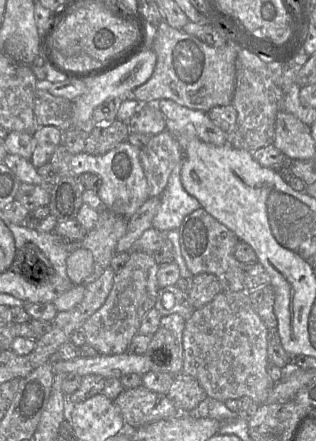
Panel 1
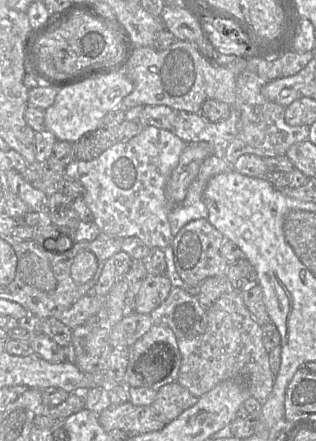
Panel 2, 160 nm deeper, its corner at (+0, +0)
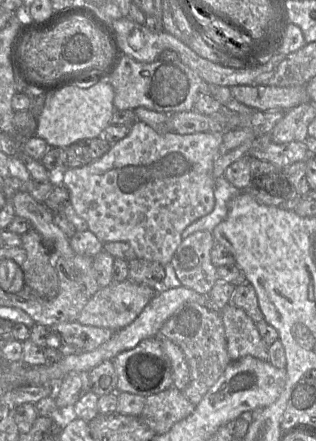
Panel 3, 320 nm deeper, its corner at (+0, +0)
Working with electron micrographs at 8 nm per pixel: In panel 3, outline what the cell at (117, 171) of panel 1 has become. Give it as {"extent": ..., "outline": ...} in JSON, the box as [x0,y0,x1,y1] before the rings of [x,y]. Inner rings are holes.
{"extent":[58,121,223,267],"outline":[[[136,121],[130,129],[129,134],[112,144],[110,150],[96,161],[78,168],[66,168],[58,176],[58,182],[64,185],[70,194],[70,204],[73,206],[78,216],[88,224],[88,229],[103,243],[125,242],[134,250],[136,257],[140,259],[155,261],[163,267],[169,263],[173,254],[182,241],[182,232],[187,226],[203,216],[211,213],[215,206],[214,188],[215,179],[213,177],[213,165],[215,156],[218,154],[222,143],[223,134],[199,132],[194,134],[166,133],[160,134],[142,121]]]}

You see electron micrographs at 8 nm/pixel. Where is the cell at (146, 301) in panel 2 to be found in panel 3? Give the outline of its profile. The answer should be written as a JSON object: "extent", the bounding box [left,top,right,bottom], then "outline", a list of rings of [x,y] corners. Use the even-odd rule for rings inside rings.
{"extent":[77,280,158,332],"outline":[[[130,280],[100,288],[81,311],[77,322],[114,332],[129,326],[153,299],[158,289]]]}

